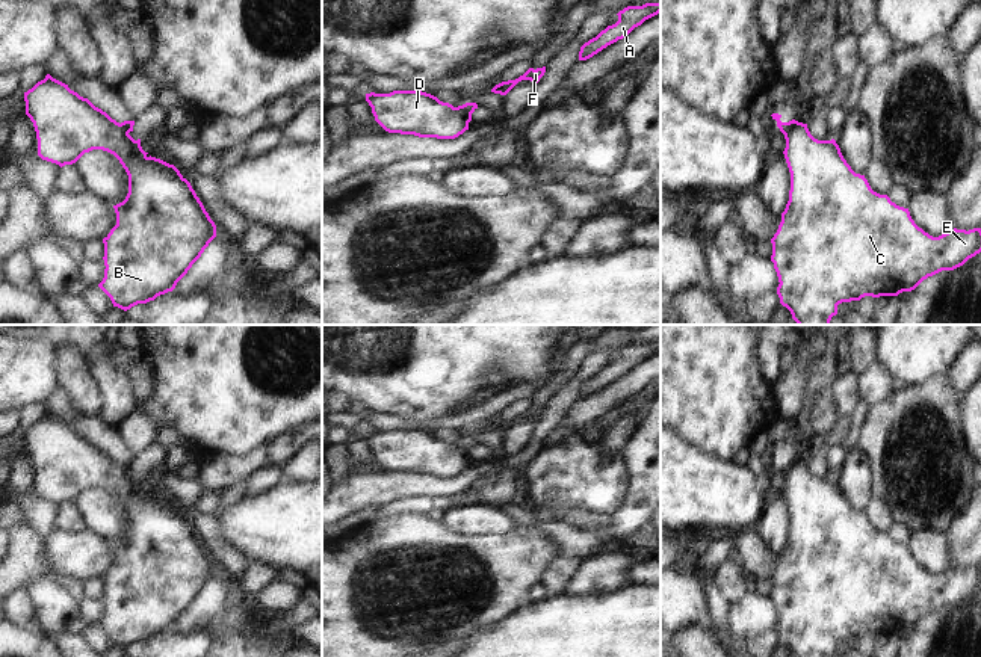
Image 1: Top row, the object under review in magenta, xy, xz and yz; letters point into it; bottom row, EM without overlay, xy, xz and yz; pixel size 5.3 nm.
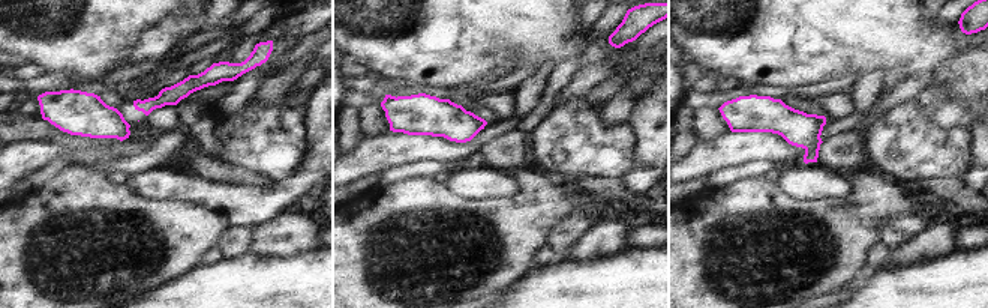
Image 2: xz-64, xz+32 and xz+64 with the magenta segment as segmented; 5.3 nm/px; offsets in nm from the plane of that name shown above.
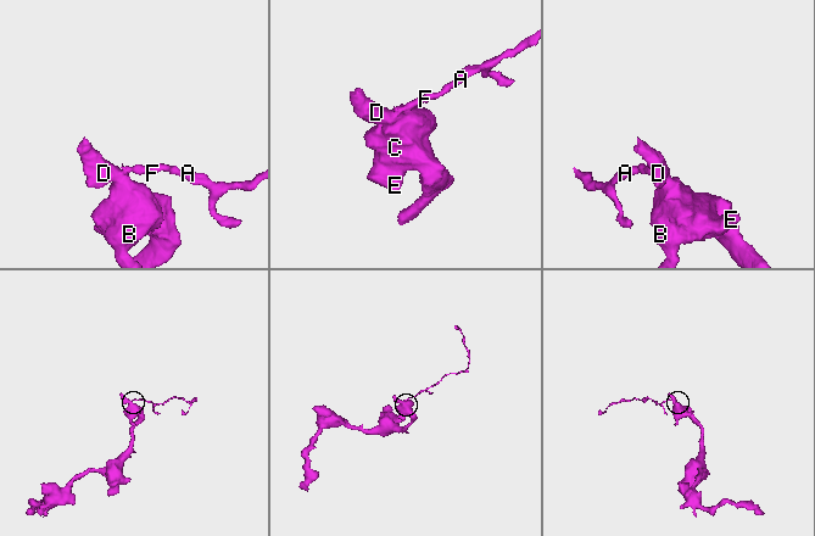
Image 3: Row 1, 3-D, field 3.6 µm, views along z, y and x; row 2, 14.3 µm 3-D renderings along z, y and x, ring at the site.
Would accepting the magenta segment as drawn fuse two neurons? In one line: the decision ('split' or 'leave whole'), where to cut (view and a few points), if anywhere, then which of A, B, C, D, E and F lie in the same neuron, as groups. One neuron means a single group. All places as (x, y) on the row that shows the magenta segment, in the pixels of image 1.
split | xz (454, 107), (470, 117) | A F / B C D E

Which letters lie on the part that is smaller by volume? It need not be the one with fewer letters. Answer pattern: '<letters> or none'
A, F

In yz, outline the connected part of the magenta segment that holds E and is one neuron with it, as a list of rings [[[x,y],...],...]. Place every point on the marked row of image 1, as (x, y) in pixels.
[[[798,121],[783,134],[791,190],[771,239],[771,261],[780,282],[780,304],[798,325],[830,325],[842,302],[911,291],[928,276],[954,270],[981,252],[981,228],[930,236],[914,224],[908,208],[874,192],[865,175],[851,169],[834,139],[818,140]]]

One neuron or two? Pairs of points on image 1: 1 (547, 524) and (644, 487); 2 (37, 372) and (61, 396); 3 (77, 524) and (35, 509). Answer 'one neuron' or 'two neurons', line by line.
1: one neuron
2: two neurons
3: two neurons

